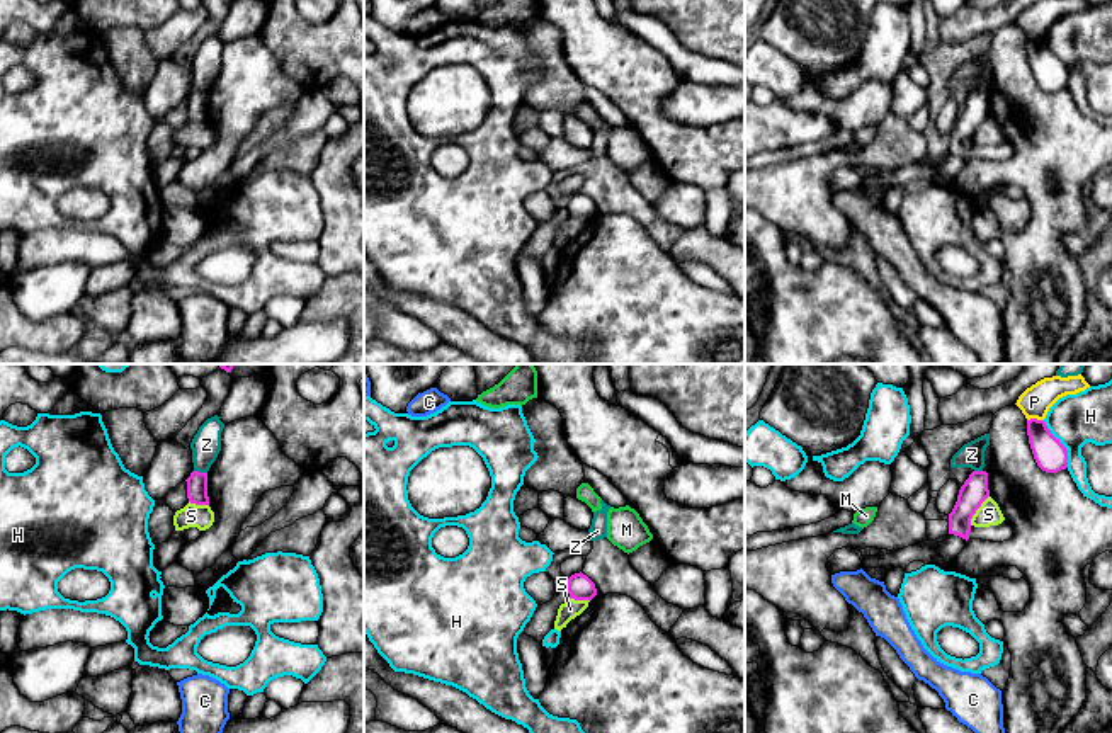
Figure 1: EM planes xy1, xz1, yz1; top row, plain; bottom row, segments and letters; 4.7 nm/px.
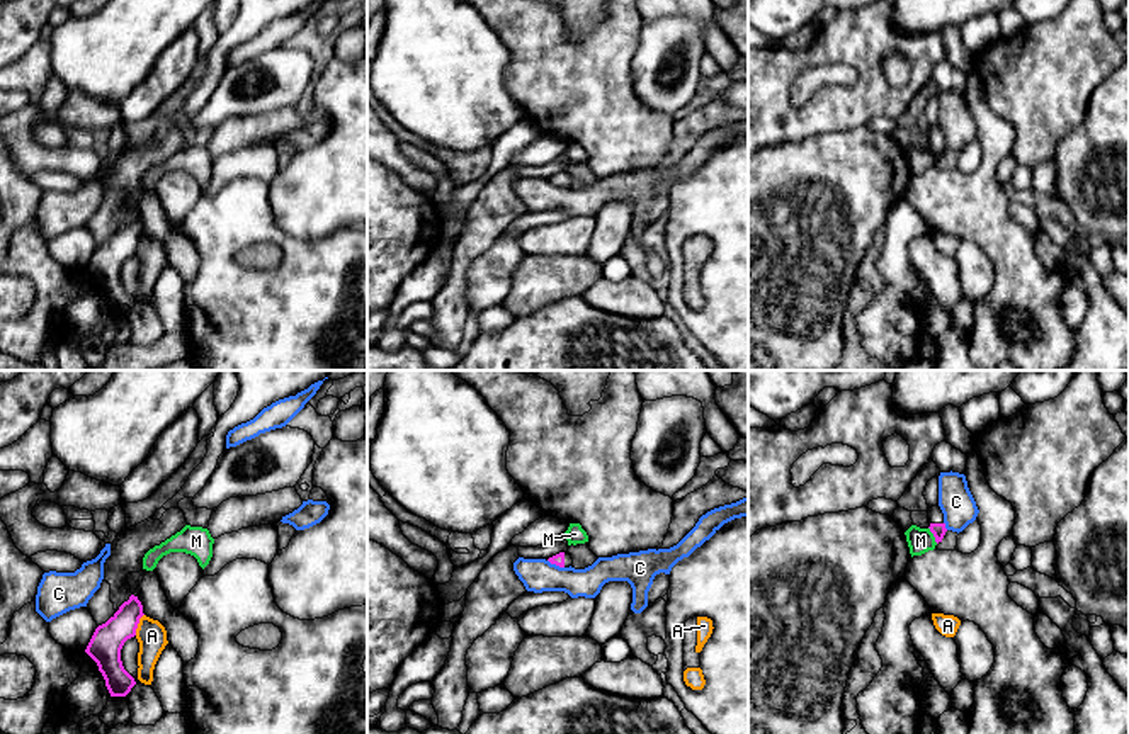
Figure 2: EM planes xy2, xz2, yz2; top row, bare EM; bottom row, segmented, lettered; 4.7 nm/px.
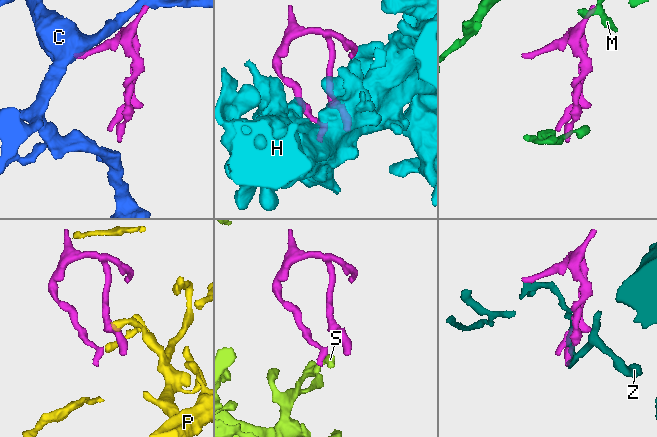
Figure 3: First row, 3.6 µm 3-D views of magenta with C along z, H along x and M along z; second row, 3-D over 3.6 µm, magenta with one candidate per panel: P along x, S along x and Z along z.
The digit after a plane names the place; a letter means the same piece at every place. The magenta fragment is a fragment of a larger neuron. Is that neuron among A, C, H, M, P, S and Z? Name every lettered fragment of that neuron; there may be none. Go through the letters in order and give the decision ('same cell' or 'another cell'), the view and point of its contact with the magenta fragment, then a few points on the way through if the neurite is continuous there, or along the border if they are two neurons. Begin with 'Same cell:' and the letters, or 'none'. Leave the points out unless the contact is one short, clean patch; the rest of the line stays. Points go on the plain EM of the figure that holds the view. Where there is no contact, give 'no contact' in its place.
Same cell: none
A: another cell; meets magenta in xy2 at (138, 242)
C: another cell; meets magenta in yz2 at (944, 145); border along yz2 (944, 141), (947, 148)
H: another cell; meets magenta in yz1 at (1061, 63)
M: another cell; meets magenta in yz2 at (934, 155); border along yz2 (929, 146), (937, 162)
P: another cell; meets magenta in yz1 at (1034, 38); border along yz1 (1043, 38), (1027, 39)
S: another cell; meets magenta in yz1 at (976, 128); border along yz1 (988, 114), (970, 143)
Z: another cell; meets magenta in xy1 at (201, 92)

